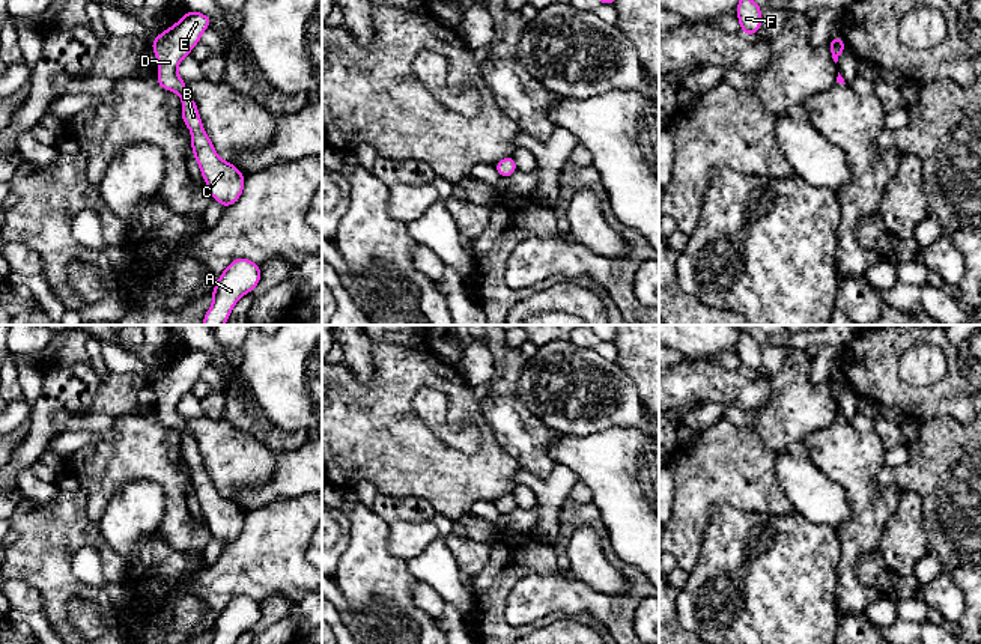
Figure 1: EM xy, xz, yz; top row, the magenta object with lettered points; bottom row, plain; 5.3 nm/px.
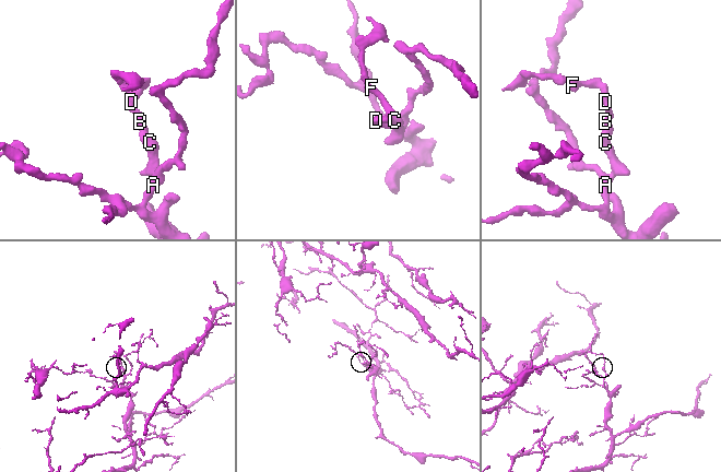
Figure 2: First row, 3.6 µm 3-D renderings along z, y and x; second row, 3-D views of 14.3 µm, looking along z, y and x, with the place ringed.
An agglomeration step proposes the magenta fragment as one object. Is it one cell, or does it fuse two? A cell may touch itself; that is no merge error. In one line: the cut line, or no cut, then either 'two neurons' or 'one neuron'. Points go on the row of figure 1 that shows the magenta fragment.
no cut; one neuron

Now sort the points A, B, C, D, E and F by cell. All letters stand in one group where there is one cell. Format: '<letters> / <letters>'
A B C D E F

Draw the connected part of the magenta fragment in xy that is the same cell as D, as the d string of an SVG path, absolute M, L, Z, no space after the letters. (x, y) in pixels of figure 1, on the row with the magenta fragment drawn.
M187 11L175 26L153 39L152 50L158 62L156 83L182 99L182 119L191 131L191 147L209 194L229 208L244 191L244 173L218 156L205 132L197 104L187 95L185 81L178 75L179 63L200 42L200 36L209 24L208 15Z

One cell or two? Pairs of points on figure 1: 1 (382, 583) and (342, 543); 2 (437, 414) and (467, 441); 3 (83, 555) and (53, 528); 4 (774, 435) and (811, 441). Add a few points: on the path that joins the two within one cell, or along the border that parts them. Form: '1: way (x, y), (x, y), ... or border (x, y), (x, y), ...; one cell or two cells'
1: border (348, 516), (349, 545), (337, 565); two cells
2: way (438, 423), (458, 440); one cell
3: border (83, 545), (72, 557), (71, 571), (88, 584); two cells
4: border (834, 420), (811, 432), (802, 441); two cells

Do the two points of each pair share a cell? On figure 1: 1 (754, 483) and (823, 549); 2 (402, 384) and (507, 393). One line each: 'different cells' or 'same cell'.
1: different cells
2: different cells

